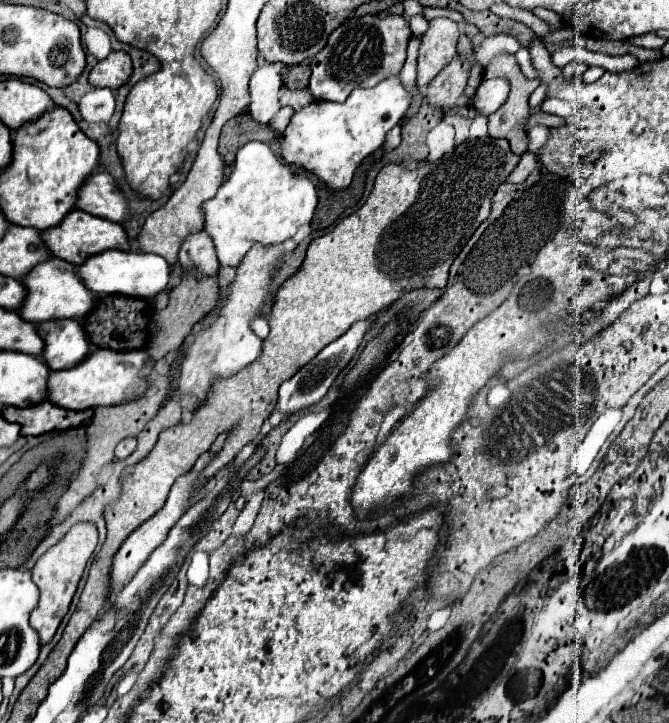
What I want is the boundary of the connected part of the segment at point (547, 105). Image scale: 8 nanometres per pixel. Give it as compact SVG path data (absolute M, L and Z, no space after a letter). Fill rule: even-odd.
M545 98L541 104L541 110L549 112L549 114L557 114L561 118L569 118L573 114L571 104L565 100L559 100L559 98Z

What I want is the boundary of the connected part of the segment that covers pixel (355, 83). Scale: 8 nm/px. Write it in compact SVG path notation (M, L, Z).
M363 16L345 20L327 40L325 48L311 60L309 92L317 100L343 102L353 88L375 86L381 80L401 72L405 64L405 50L411 38L409 22L403 16Z

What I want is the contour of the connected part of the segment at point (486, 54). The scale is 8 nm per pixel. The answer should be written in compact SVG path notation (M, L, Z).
M491 36L491 38L485 38L485 42L481 42L479 48L475 48L473 52L473 58L475 62L487 66L495 56L507 52L507 54L515 54L519 48L519 42L511 36Z

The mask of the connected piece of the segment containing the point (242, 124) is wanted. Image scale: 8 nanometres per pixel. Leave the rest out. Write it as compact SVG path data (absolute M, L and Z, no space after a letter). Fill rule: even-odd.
M247 112L237 116L235 120L231 118L221 132L221 140L219 140L219 152L225 156L227 162L235 160L237 150L247 144L249 140L269 140L273 144L273 148L277 148L281 134L277 130L273 130L269 124L261 124L257 120L253 120Z

